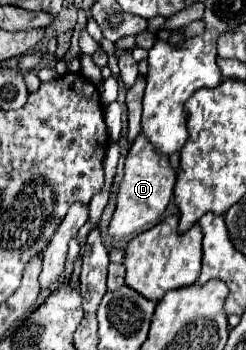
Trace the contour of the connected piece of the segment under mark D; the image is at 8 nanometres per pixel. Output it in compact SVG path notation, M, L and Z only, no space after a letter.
M138 134L138 138L132 142L128 156L126 156L126 166L124 166L124 178L120 184L118 192L118 202L116 202L116 212L112 216L108 234L112 240L122 240L130 234L142 232L148 224L160 222L166 206L170 204L174 196L174 182L176 182L176 172L172 170L170 162L166 156L158 156L150 142Z

